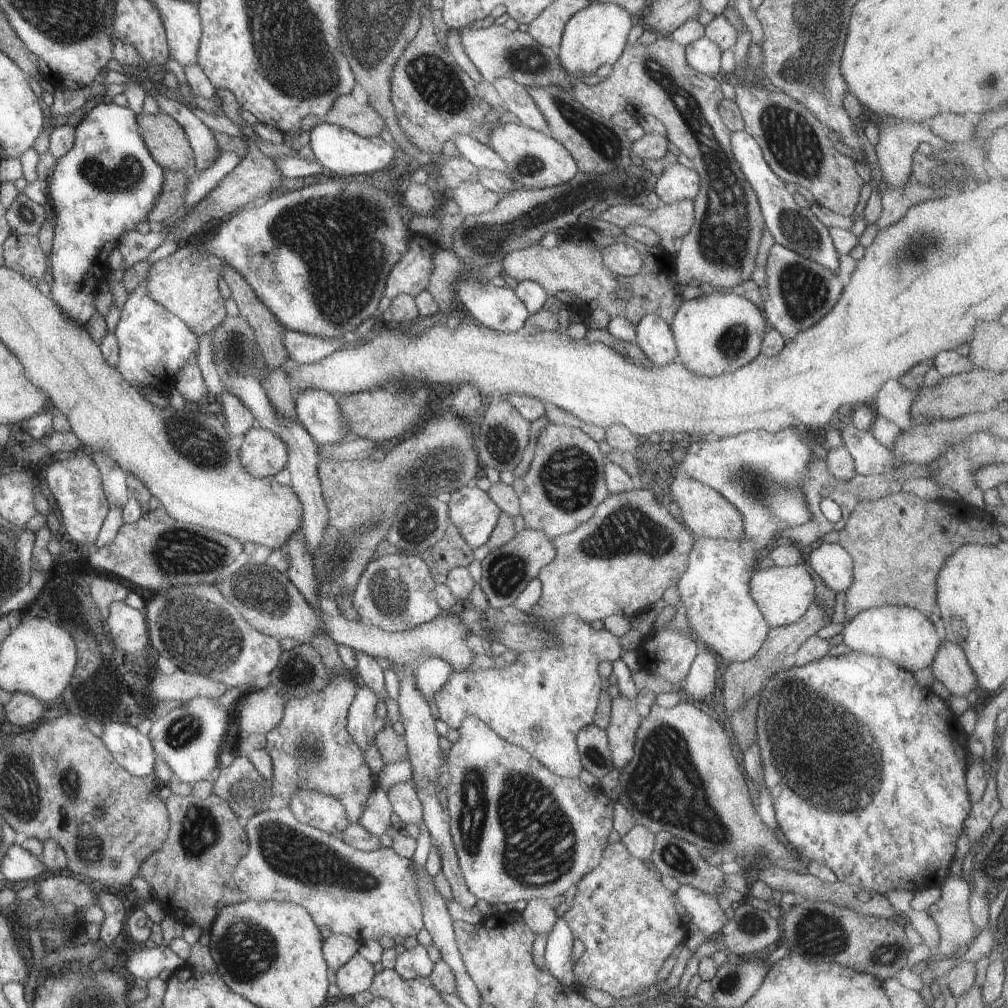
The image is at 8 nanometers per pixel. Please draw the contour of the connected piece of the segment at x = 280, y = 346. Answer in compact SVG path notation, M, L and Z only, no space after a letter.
M224 264L223 279L229 286L231 299L236 302L239 314L247 320L247 323L255 332L256 343L262 351L262 358L265 360L265 368L268 371L273 371L280 367L283 368L283 364L288 357L283 343L283 332L287 331L287 329L276 320L272 312L266 308L265 303L257 297L255 290L249 285L248 280L242 276L240 271L237 271L230 265Z

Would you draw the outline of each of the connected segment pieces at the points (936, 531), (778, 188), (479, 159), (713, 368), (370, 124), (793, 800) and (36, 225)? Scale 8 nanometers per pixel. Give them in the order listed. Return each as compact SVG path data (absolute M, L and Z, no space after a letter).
M891 492L887 495L878 494L875 495L872 500L866 498L866 500L860 500L856 505L856 508L849 515L846 526L839 531L840 539L839 542L853 558L853 577L854 582L850 585L850 588L846 591L846 621L854 618L859 612L866 610L870 607L880 605L898 605L898 606L909 606L910 608L919 610L921 613L929 616L936 608L937 604L937 576L943 562L951 555L956 552L962 545L969 545L970 543L976 543L978 545L986 545L989 542L999 542L1000 533L997 531L998 522L995 518L986 512L985 509L980 509L968 502L965 502L963 498L958 494L957 498L948 499L942 497L940 500L935 501L922 501L920 497L914 495L914 493L903 493L903 492Z
M734 131L731 136L733 155L738 161L743 175L753 186L759 198L765 228L775 238L775 242L808 257L833 273L839 272L840 255L834 246L829 228L826 227L810 208L802 208L794 201L793 190L770 168L759 142L745 131Z
M459 134L452 141L460 152L459 156L476 165L478 169L491 168L499 170L507 176L507 164L488 144L477 141L472 135Z
M717 291L685 300L669 325L677 344L678 361L700 376L720 376L752 362L761 353L763 336L769 328L762 310L753 302Z
M352 94L339 96L321 119L368 138L380 137L385 126L385 118L370 103L356 102Z
M854 651L839 656L828 654L799 667L791 663L770 677L758 696L756 742L763 760L765 786L772 795L778 832L784 843L799 857L824 864L838 876L837 880L859 889L866 888L884 894L899 888L915 892L926 887L940 887L950 876L957 842L964 832L964 822L969 818L972 808L977 808L970 801L966 787L966 772L970 767L967 766L969 751L966 746L969 737L962 732L958 716L946 700L938 697L930 688L922 687L912 671L891 660Z
M19 193L7 211L9 225L13 227L14 234L37 235L46 221L44 211L41 204L32 201L24 193Z

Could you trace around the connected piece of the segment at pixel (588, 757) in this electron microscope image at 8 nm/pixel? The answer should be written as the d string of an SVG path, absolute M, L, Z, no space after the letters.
M592 723L578 731L576 742L583 768L590 774L602 778L615 768L605 730Z

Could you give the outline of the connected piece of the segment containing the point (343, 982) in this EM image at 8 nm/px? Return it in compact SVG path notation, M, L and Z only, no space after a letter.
M360 953L337 972L336 984L340 989L341 998L350 998L369 988L375 975L374 967Z

